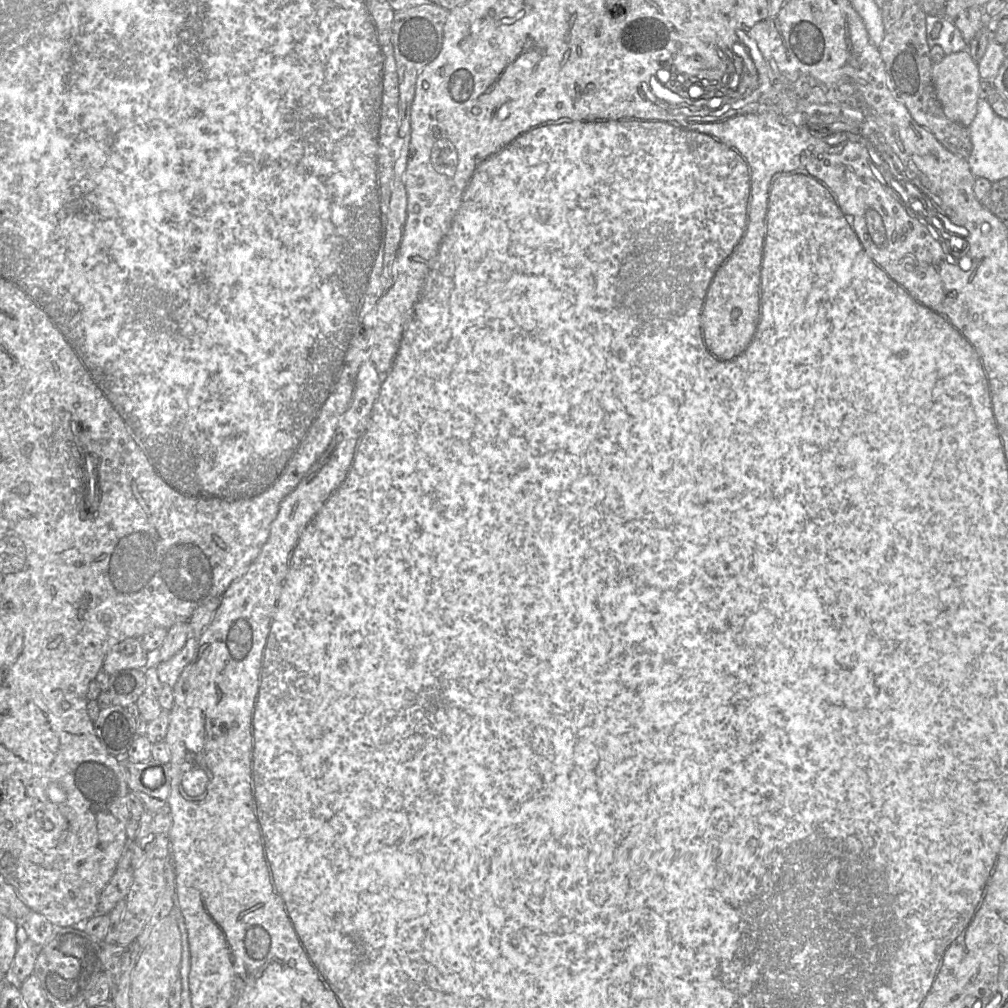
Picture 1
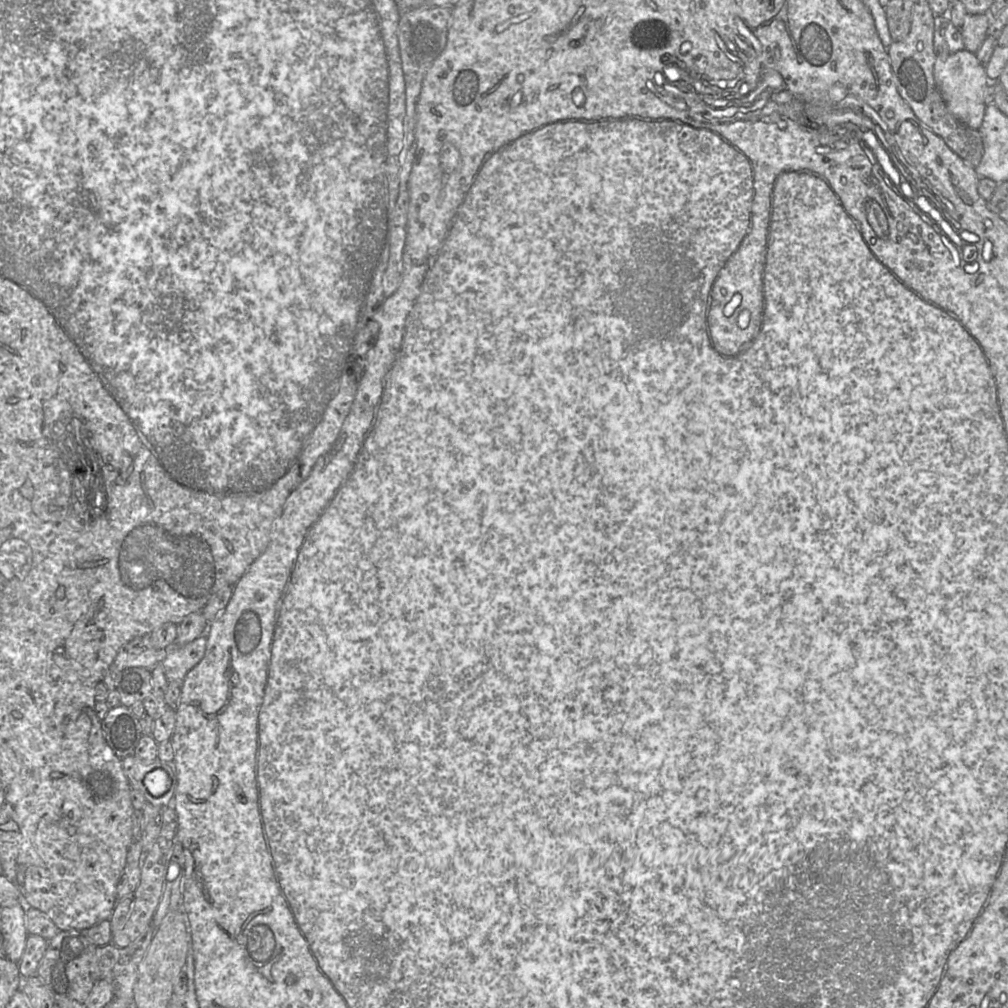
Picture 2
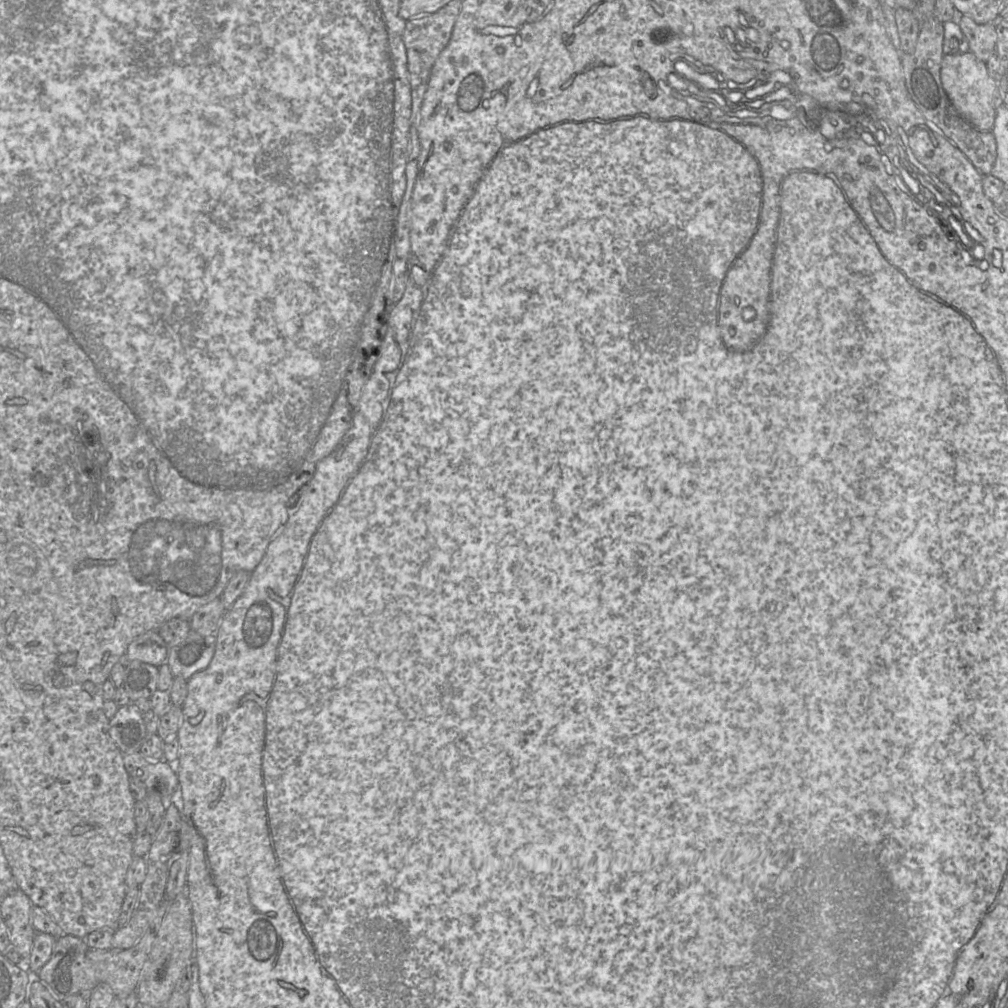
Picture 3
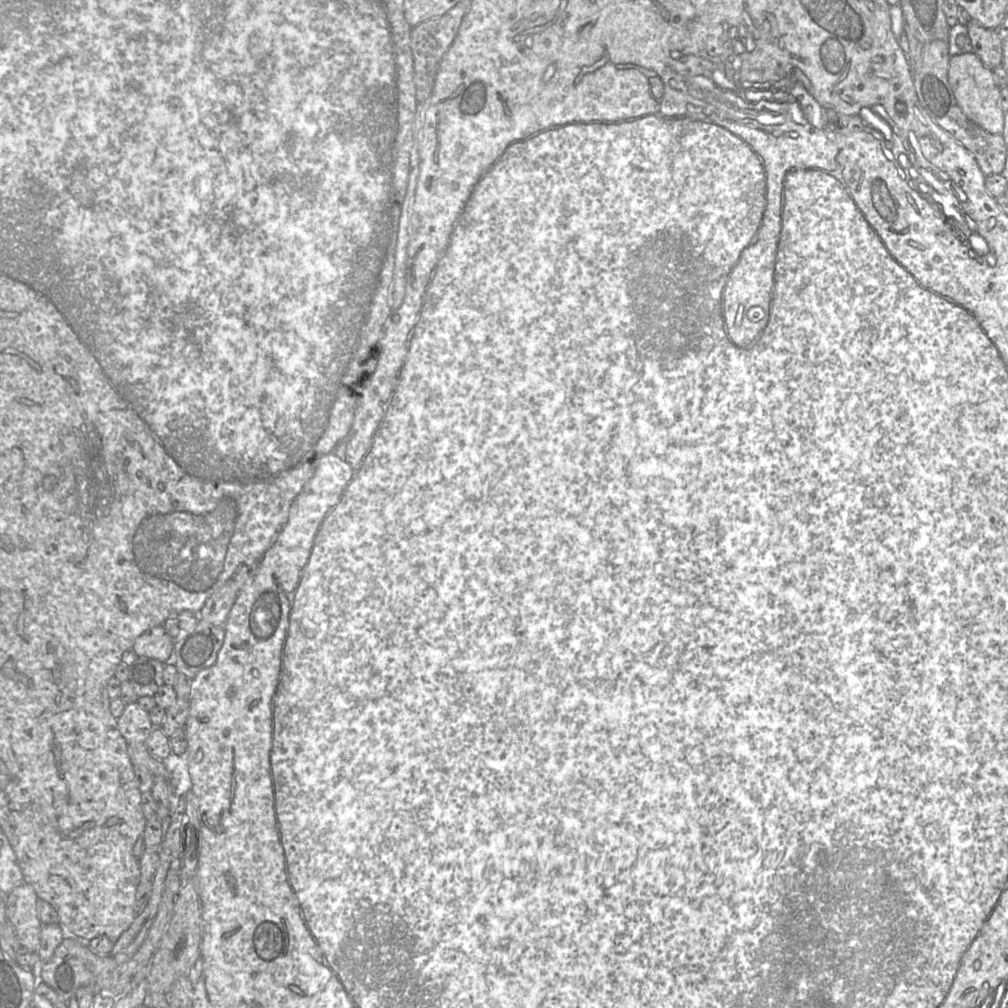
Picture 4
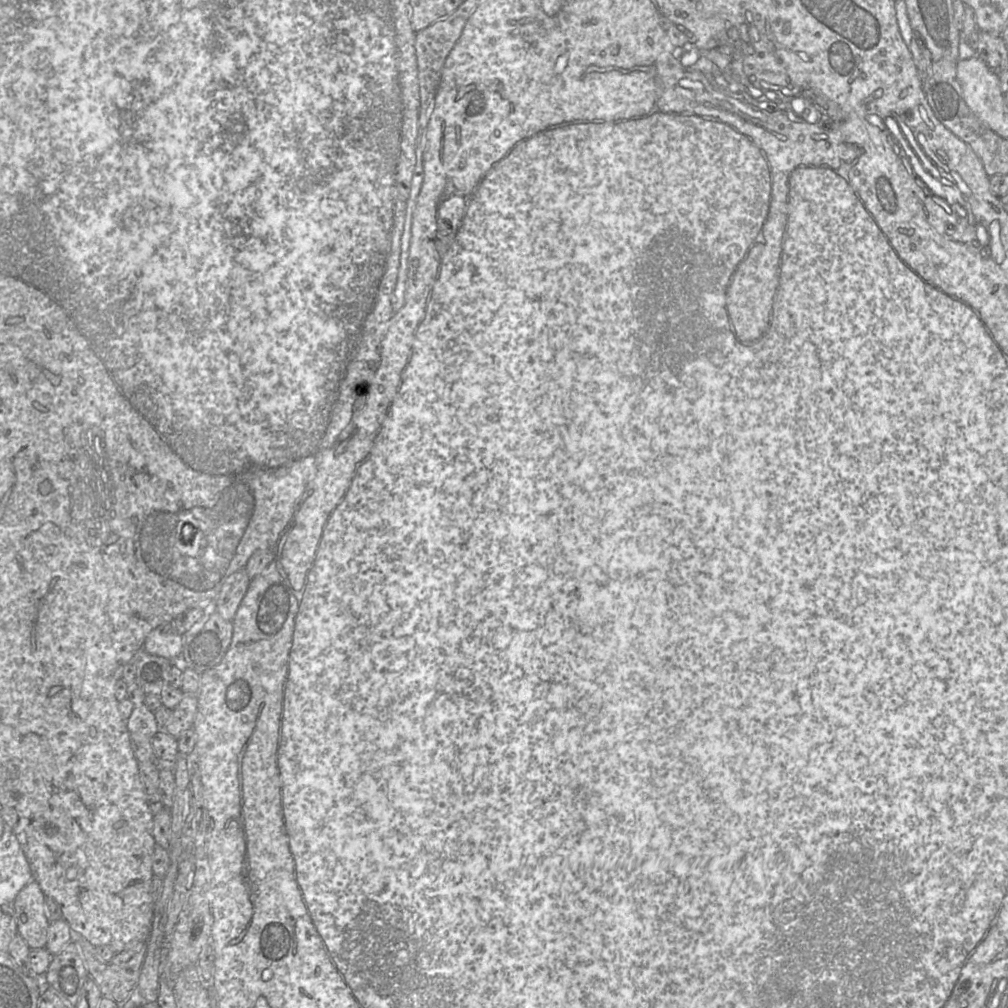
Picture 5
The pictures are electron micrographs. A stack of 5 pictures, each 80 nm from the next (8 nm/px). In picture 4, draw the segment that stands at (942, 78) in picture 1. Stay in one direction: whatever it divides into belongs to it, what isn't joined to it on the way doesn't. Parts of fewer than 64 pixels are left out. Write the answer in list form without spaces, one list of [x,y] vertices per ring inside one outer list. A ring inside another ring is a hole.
[[[971,52],[949,59],[948,80],[963,113],[979,127],[992,134],[1002,134],[1005,112],[1000,107],[1000,87],[992,70],[986,68],[979,57]]]

